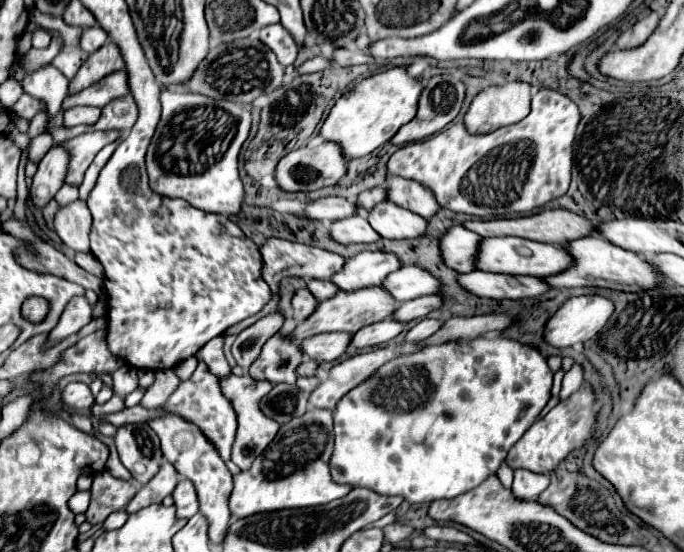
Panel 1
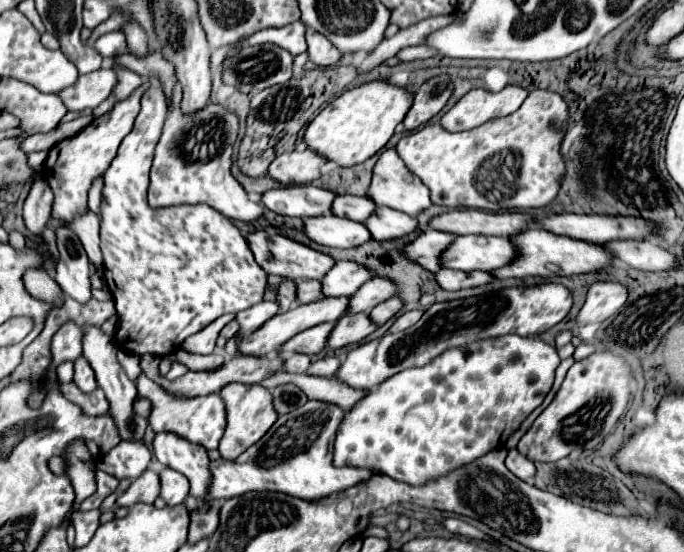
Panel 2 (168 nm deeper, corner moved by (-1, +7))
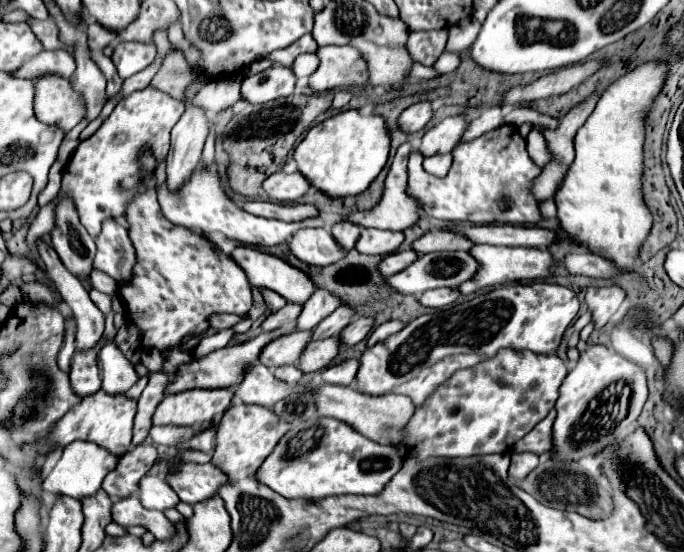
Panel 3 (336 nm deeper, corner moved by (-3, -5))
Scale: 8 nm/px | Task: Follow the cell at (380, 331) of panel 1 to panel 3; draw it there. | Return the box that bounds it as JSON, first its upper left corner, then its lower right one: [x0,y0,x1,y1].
[300,336,342,372]

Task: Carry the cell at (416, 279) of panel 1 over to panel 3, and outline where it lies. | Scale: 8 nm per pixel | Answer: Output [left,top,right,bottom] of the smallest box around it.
[314,304,356,340]

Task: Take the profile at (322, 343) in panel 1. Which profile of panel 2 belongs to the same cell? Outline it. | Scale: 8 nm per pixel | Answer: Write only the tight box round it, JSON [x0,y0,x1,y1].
[278,322,334,356]

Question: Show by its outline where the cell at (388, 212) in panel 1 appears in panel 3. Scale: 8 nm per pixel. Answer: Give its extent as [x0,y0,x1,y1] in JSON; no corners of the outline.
[356,228,404,256]

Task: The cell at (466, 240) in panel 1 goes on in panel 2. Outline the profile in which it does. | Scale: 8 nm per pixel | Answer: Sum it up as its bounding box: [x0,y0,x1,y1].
[402,230,454,272]

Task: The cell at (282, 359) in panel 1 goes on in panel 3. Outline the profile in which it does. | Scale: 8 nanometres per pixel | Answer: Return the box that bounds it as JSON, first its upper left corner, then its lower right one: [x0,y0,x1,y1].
[152,388,234,426]

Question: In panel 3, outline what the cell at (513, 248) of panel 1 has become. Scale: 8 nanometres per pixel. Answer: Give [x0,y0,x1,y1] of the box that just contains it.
[388,252,480,296]

